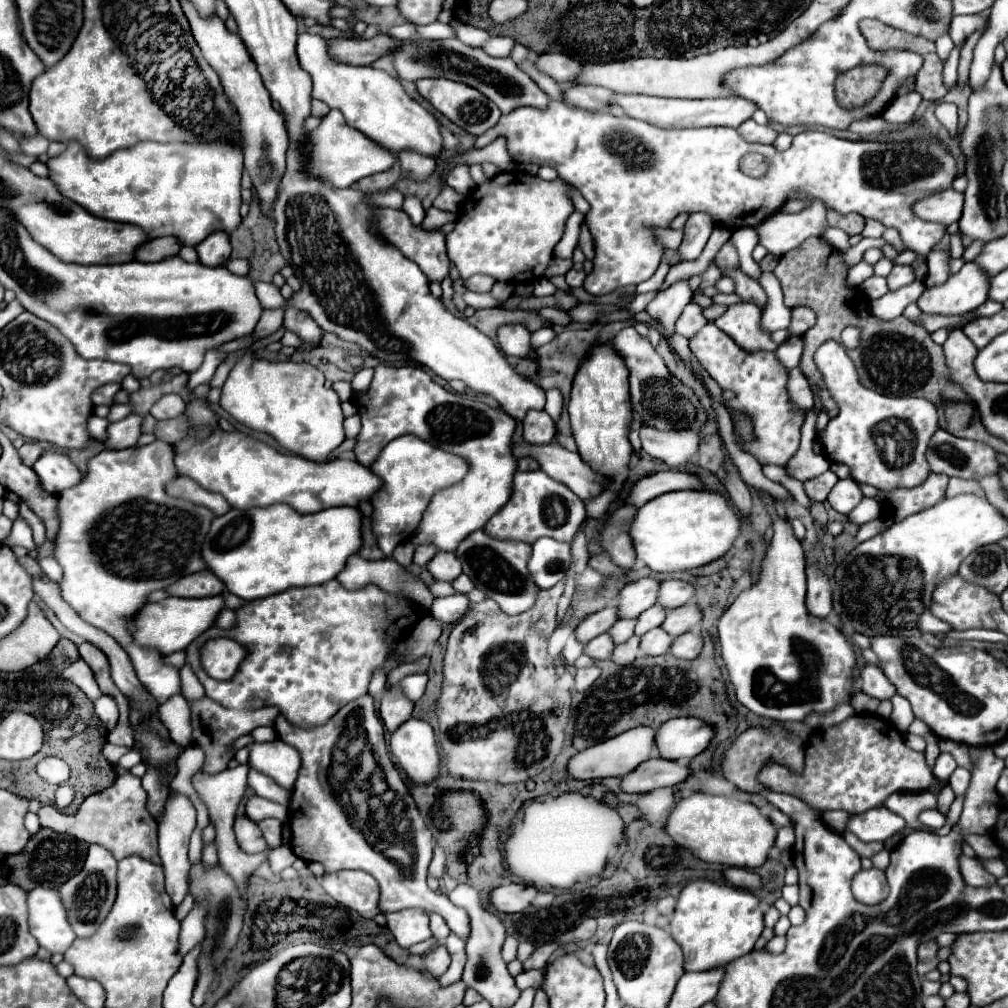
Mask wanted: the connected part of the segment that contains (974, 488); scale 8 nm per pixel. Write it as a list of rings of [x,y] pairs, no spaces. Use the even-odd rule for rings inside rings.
[[[949,479],[949,487],[945,491],[945,497],[957,497],[957,495],[963,495],[963,493],[975,493],[977,497],[985,497],[981,485],[977,481],[965,481],[965,479]]]

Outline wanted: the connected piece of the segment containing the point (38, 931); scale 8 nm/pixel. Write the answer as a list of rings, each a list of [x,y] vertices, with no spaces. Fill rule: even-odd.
[[[37,887],[27,895],[29,907],[29,929],[49,953],[65,953],[73,943],[75,933],[67,921],[63,903],[55,889]]]

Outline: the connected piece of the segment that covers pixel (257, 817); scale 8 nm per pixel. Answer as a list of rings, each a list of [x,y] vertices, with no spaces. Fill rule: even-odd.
[[[253,795],[253,797],[247,799],[245,813],[247,813],[247,817],[251,817],[253,821],[261,821],[261,819],[265,819],[265,817],[275,817],[275,819],[287,823],[289,807],[287,807],[287,805],[281,805],[281,803],[275,803],[275,801],[269,801],[269,799],[263,799],[263,797],[259,797],[259,795]]]

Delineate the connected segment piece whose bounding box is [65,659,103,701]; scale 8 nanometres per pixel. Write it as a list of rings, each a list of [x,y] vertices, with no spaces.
[[[83,659],[75,661],[73,665],[69,665],[65,669],[65,679],[73,681],[89,697],[89,701],[95,701],[95,697],[103,695],[101,689],[99,689],[99,685],[97,685],[97,681],[95,681],[95,675],[91,673],[89,665]]]

